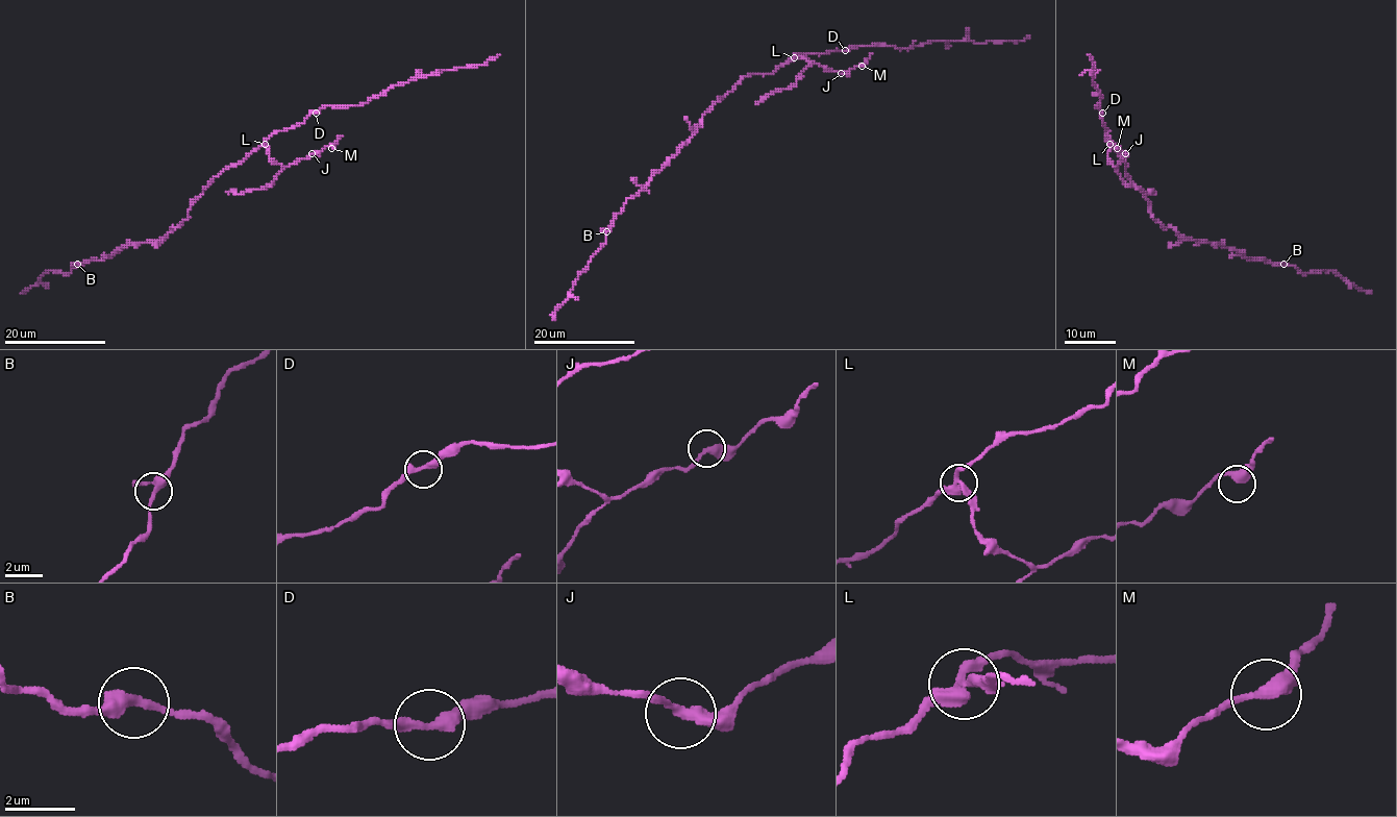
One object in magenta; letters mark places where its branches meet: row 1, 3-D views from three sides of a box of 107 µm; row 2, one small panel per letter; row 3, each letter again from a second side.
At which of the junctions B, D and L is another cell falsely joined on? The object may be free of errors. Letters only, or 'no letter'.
L

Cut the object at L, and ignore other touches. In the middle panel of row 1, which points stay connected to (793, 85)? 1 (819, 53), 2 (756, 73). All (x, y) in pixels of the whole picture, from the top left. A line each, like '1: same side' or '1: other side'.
1: other side
2: other side

